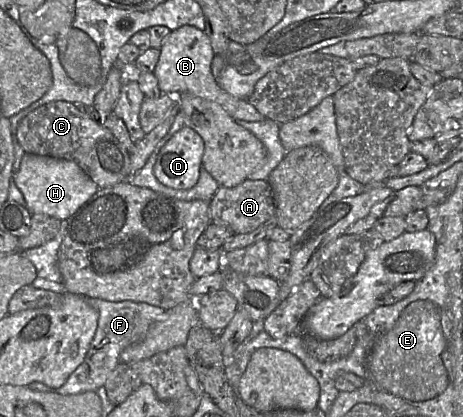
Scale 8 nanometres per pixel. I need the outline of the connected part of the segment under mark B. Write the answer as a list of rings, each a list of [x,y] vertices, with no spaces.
[[[182,26],[171,31],[160,47],[160,58],[154,70],[159,88],[165,94],[173,96],[191,94],[215,102],[222,106],[235,120],[257,122],[265,119],[246,99],[237,98],[219,86],[212,73],[214,56],[210,38],[205,31],[194,26]]]

